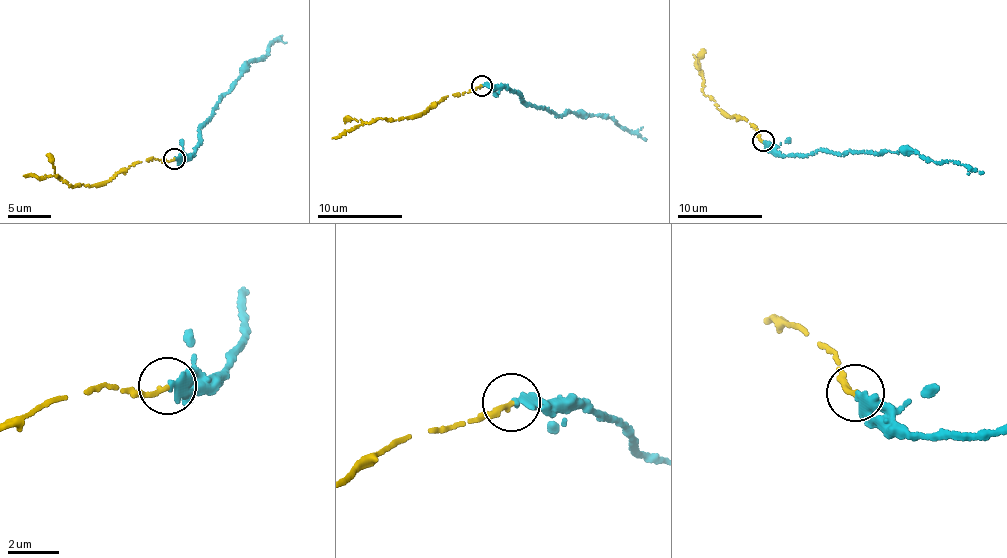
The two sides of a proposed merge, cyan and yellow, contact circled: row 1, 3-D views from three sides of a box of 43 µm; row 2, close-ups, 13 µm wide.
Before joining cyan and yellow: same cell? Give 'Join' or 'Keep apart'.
Keep apart

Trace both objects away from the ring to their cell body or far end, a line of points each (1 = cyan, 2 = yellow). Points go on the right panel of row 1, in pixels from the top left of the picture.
1: (763, 141), (779, 153), (794, 157), (818, 150), (840, 156), (910, 150), (927, 158), (956, 162), (983, 172)
2: (762, 140), (756, 126), (743, 118), (729, 117), (703, 92), (702, 72), (695, 65), (693, 55)

